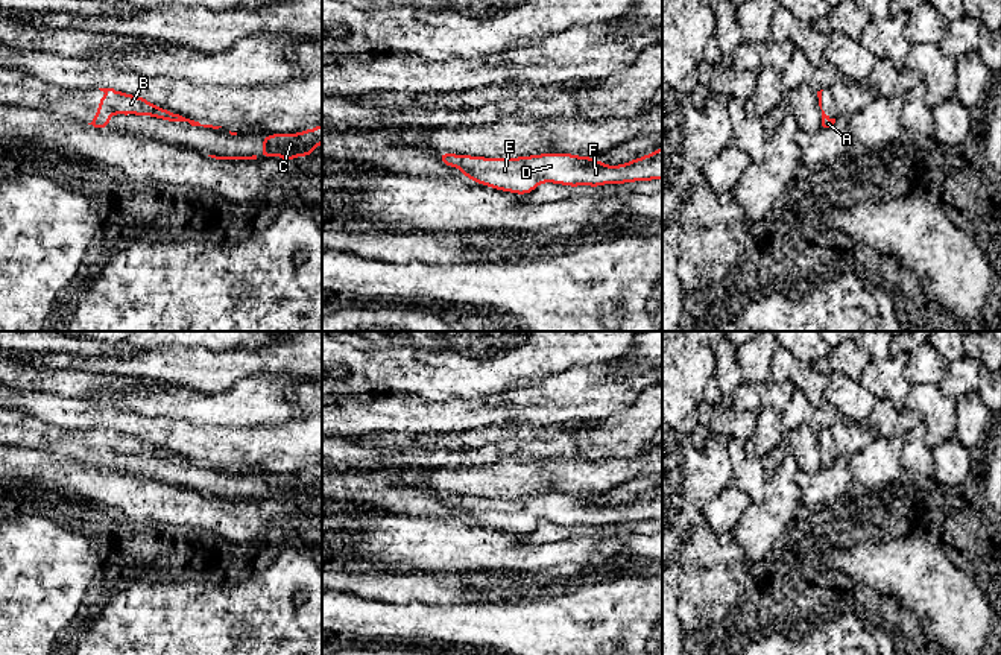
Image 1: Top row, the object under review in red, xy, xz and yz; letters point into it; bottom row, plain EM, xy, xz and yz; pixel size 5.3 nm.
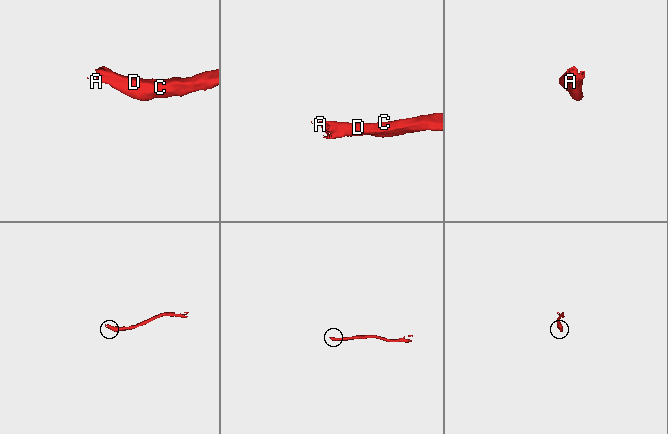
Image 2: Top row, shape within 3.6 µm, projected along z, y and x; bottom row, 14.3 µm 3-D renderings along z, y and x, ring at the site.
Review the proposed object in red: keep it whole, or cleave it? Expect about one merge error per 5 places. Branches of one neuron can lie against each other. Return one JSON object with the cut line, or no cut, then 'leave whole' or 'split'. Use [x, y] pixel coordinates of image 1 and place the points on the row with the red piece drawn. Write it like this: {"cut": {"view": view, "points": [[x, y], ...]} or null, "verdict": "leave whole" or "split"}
{"cut": null, "verdict": "leave whole"}

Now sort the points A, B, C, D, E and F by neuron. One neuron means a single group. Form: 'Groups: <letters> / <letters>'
Groups: A B C D E F

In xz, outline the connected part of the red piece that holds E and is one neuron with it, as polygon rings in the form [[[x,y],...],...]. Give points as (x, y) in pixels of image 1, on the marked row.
[[[662,147],[656,149],[653,153],[639,157],[620,166],[603,164],[600,160],[592,160],[589,155],[579,157],[559,152],[516,158],[486,158],[442,152],[437,158],[448,167],[460,169],[463,176],[482,185],[516,195],[532,193],[542,182],[553,182],[570,187],[600,187],[605,184],[662,179]]]

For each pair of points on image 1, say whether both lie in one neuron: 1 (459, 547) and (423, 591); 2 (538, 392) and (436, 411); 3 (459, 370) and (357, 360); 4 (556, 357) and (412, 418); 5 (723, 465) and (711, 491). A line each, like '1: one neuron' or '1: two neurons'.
1: two neurons
2: one neuron
3: one neuron
4: two neurons
5: one neuron

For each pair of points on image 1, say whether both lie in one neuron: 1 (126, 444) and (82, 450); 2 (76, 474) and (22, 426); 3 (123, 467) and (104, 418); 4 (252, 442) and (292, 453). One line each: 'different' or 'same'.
1: same
2: different
3: different
4: same

